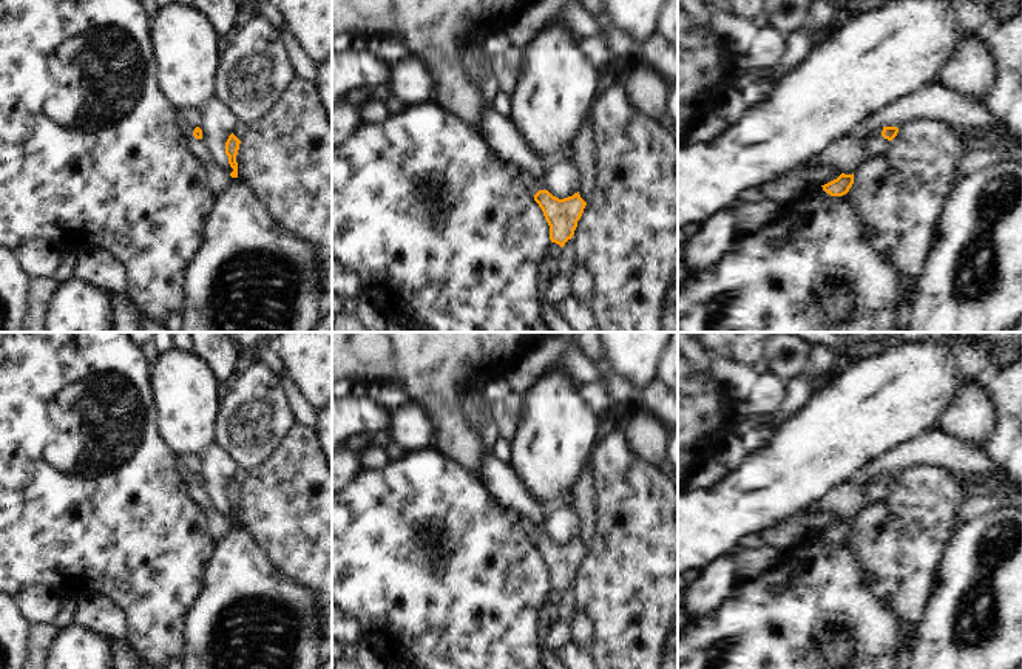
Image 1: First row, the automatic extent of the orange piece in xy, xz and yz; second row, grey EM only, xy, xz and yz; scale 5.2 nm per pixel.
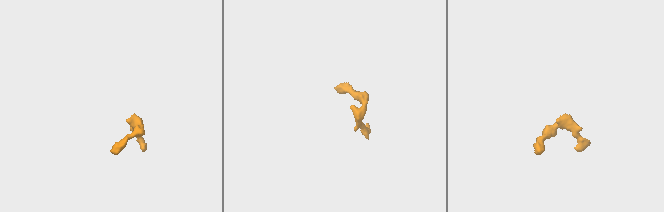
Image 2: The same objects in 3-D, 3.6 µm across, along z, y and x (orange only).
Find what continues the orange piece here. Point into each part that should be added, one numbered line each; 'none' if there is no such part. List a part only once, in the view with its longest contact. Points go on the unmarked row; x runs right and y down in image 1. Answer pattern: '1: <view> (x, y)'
1: xz (533, 532)

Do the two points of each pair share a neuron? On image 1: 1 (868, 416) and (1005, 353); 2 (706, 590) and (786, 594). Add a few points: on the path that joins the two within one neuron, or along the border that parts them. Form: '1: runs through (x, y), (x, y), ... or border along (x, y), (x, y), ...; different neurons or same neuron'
1: border along (994, 348), (994, 368), (991, 374); different neurons
2: border along (737, 583), (726, 598), (704, 618); different neurons

